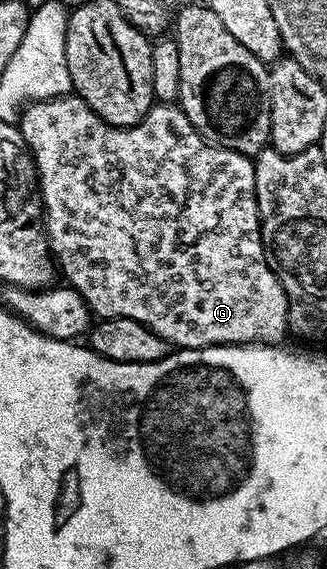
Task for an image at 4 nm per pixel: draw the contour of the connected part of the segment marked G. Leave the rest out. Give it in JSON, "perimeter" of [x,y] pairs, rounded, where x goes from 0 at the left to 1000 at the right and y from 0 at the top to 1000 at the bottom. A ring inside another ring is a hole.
{"perimeter":[[[208,165],[202,169],[165,169],[147,176],[110,176],[101,183],[86,183],[70,192],[55,213],[52,223],[58,232],[76,243],[83,258],[95,264],[95,278],[107,285],[107,306],[119,313],[119,348],[131,353],[131,392],[144,402],[144,425],[156,432],[156,448],[168,452],[168,462],[177,476],[187,480],[214,504],[235,510],[235,517],[248,517],[248,524],[260,524],[260,531],[278,540],[281,550],[294,557],[330,562],[333,559],[407,559],[419,566],[431,566],[456,580],[468,580],[468,587],[480,587],[495,598],[511,599],[514,606],[550,612],[630,612],[639,605],[838,605],[850,606],[865,589],[881,589],[878,575],[878,518],[859,503],[859,496],[841,487],[841,478],[817,464],[817,448],[804,438],[804,413],[792,402],[792,364],[780,353],[780,285],[777,279],[749,271],[737,271],[725,264],[700,264],[697,260],[670,260],[657,253],[642,253],[627,241],[609,234],[590,221],[590,214],[578,214],[578,207],[535,179],[477,179],[465,183],[456,200],[443,200],[443,207],[431,216],[407,220],[401,225],[352,225],[343,218],[327,218],[306,204],[269,186],[245,169]]]}

